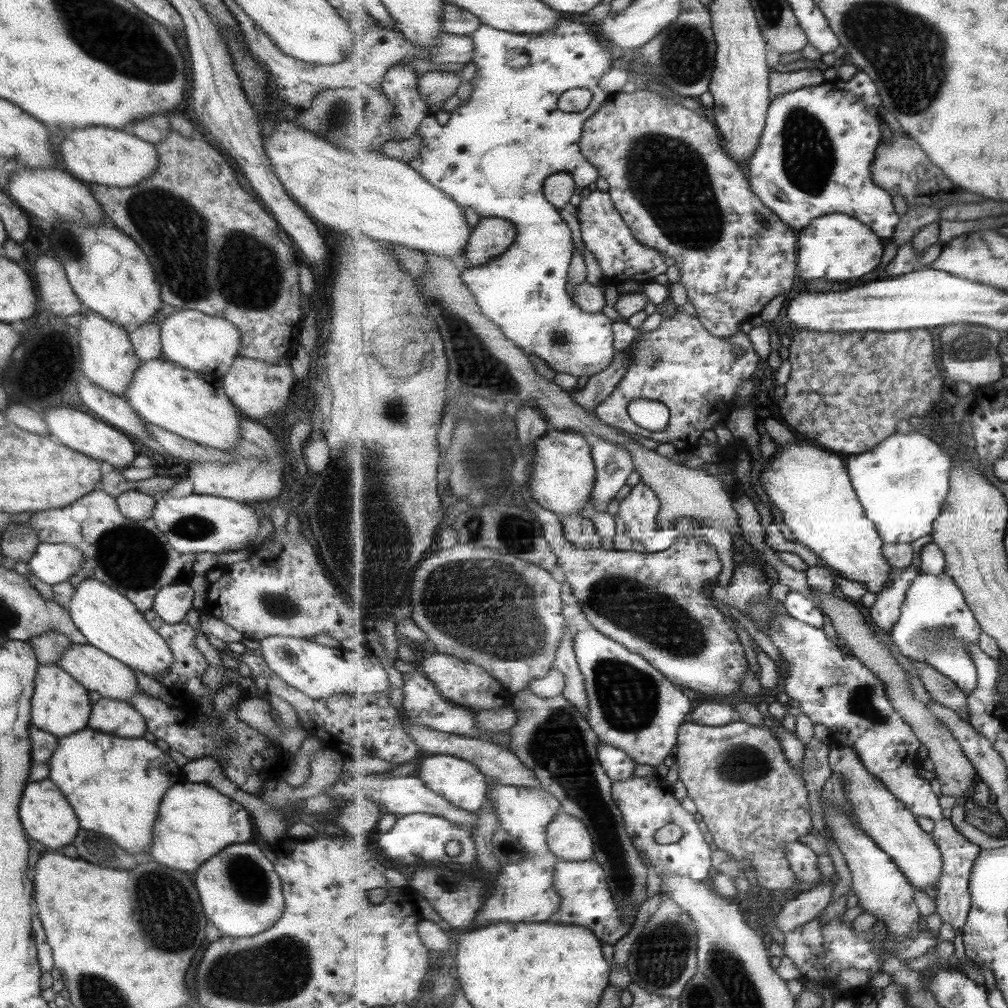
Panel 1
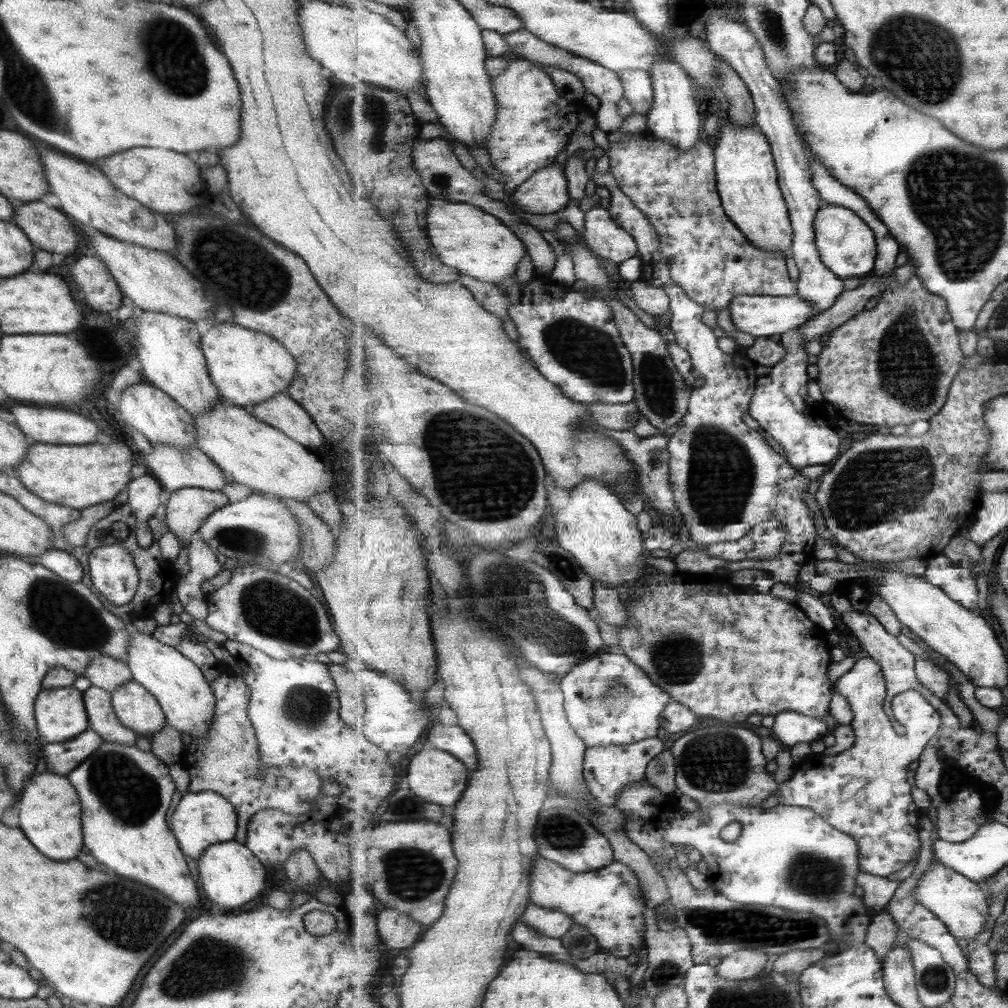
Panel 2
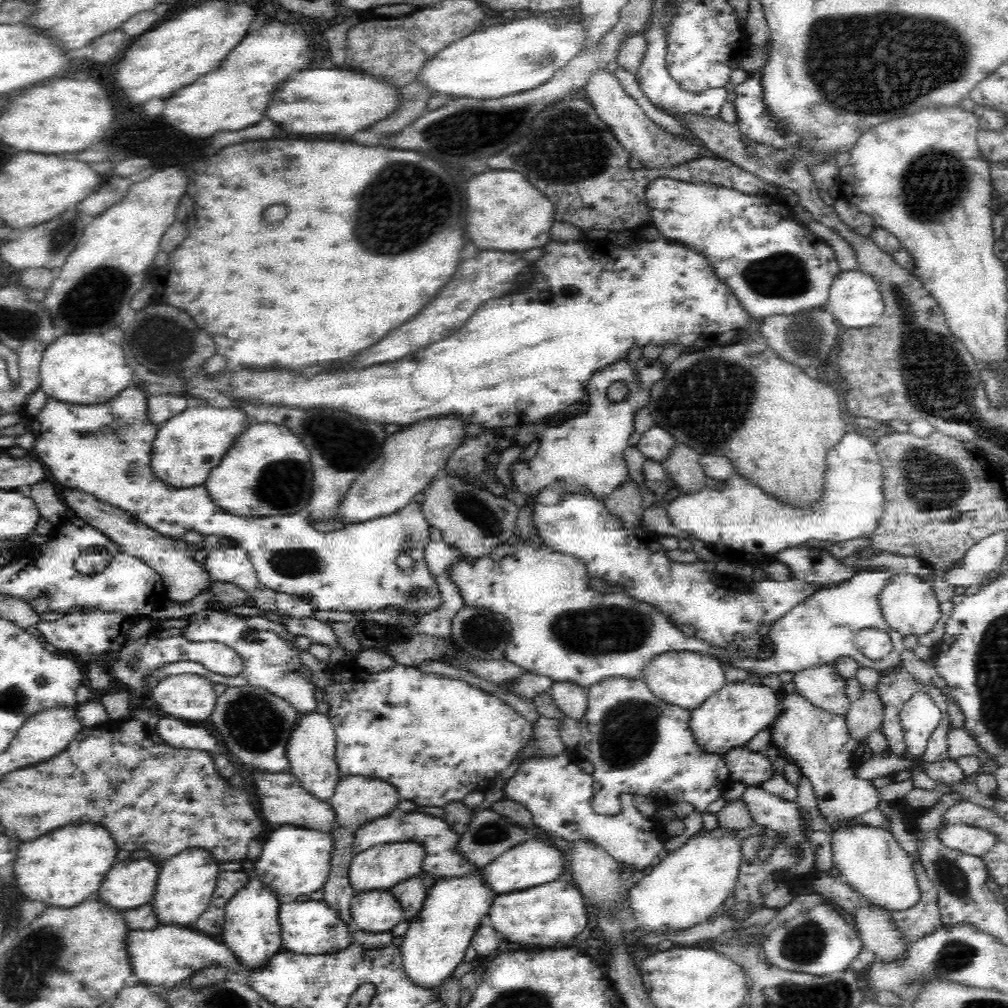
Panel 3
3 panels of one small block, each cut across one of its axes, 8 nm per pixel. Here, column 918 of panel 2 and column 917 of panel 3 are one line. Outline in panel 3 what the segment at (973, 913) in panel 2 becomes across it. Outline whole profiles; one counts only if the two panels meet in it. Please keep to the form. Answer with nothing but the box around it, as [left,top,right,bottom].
[829,819,920,911]

